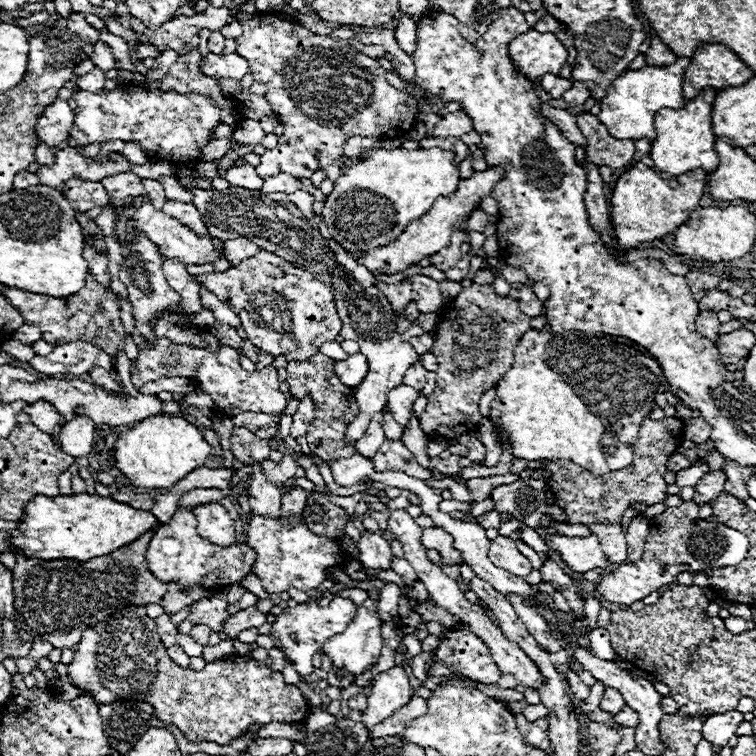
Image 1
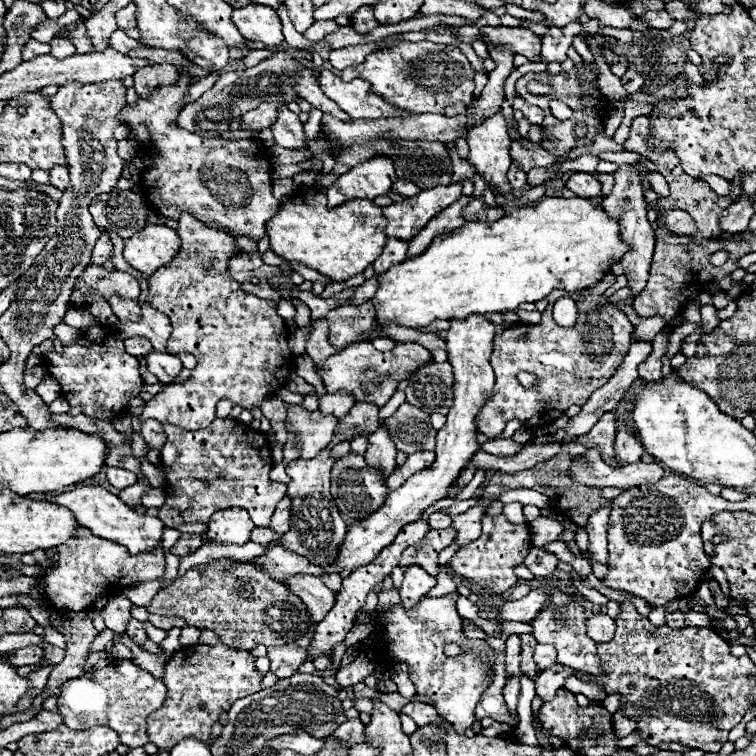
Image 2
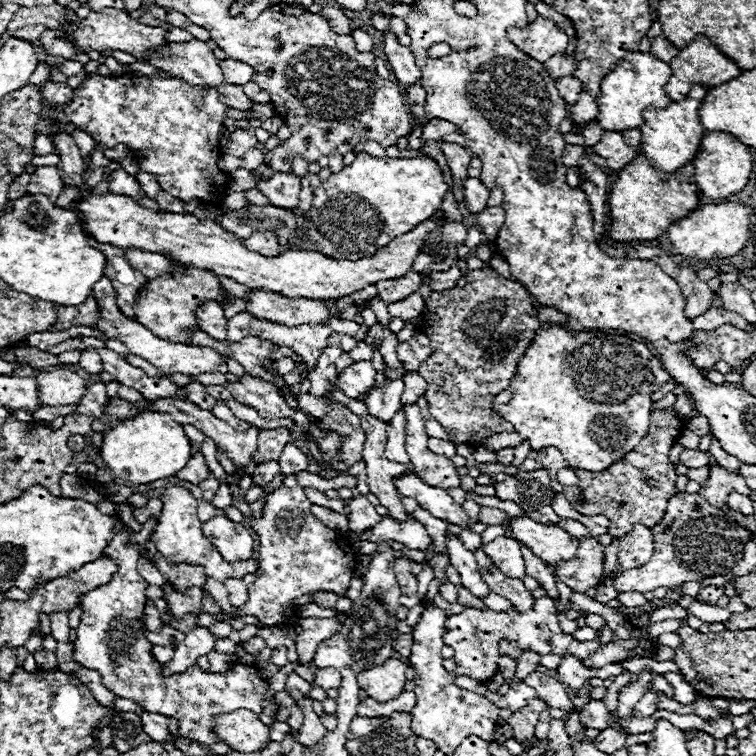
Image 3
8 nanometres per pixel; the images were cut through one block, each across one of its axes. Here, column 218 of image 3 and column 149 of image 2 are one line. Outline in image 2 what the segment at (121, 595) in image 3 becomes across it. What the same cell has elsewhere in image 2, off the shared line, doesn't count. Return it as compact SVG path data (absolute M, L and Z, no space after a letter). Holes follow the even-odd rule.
M114 660L106 668L88 672L88 676L66 680L58 696L58 712L68 728L87 730L96 724L104 724L120 736L120 744L138 748L148 742L146 718L164 704L164 696L166 688L162 680L152 678L146 670L138 668L130 660Z

